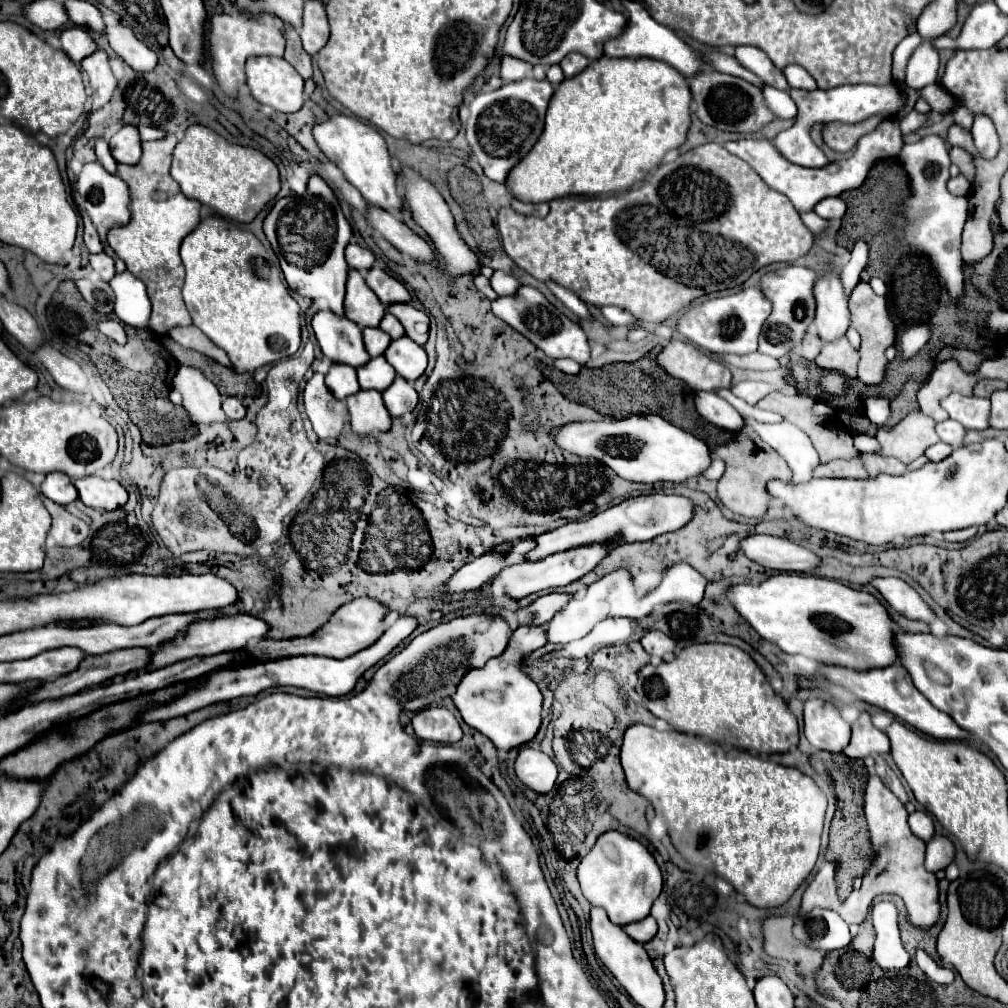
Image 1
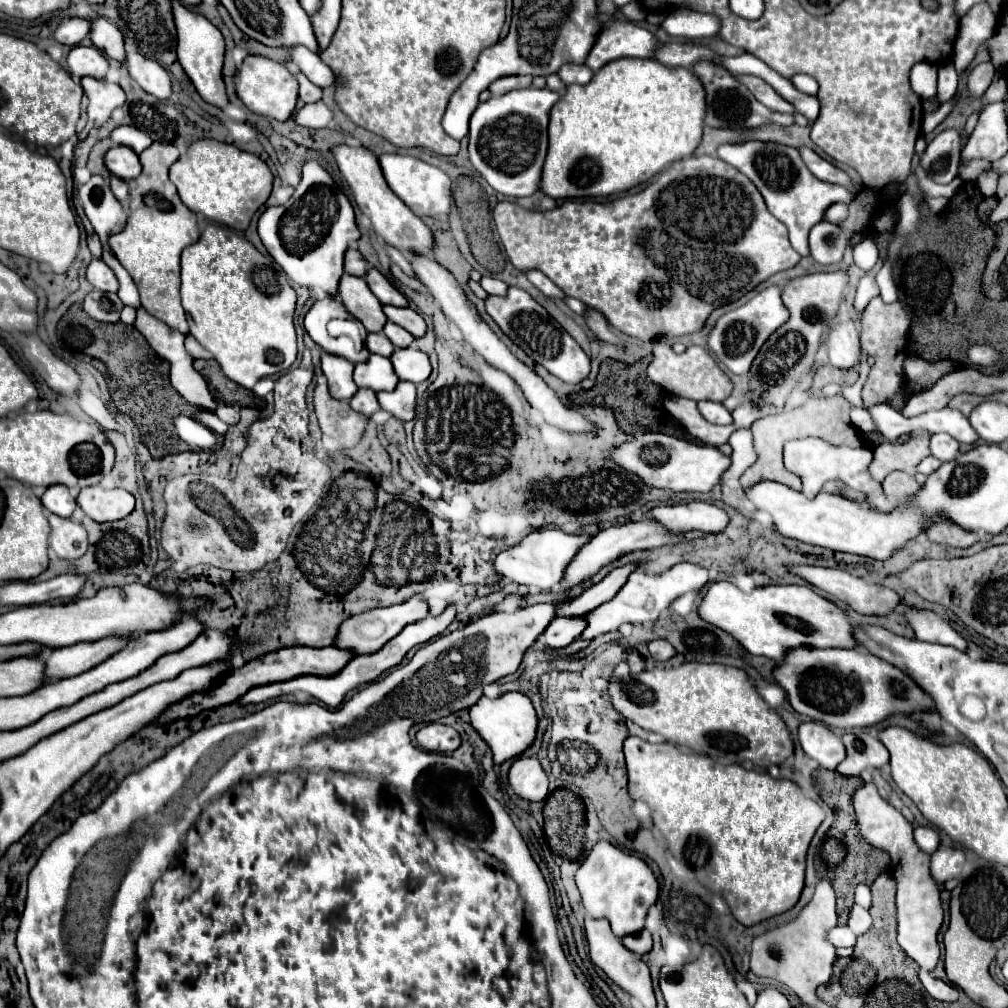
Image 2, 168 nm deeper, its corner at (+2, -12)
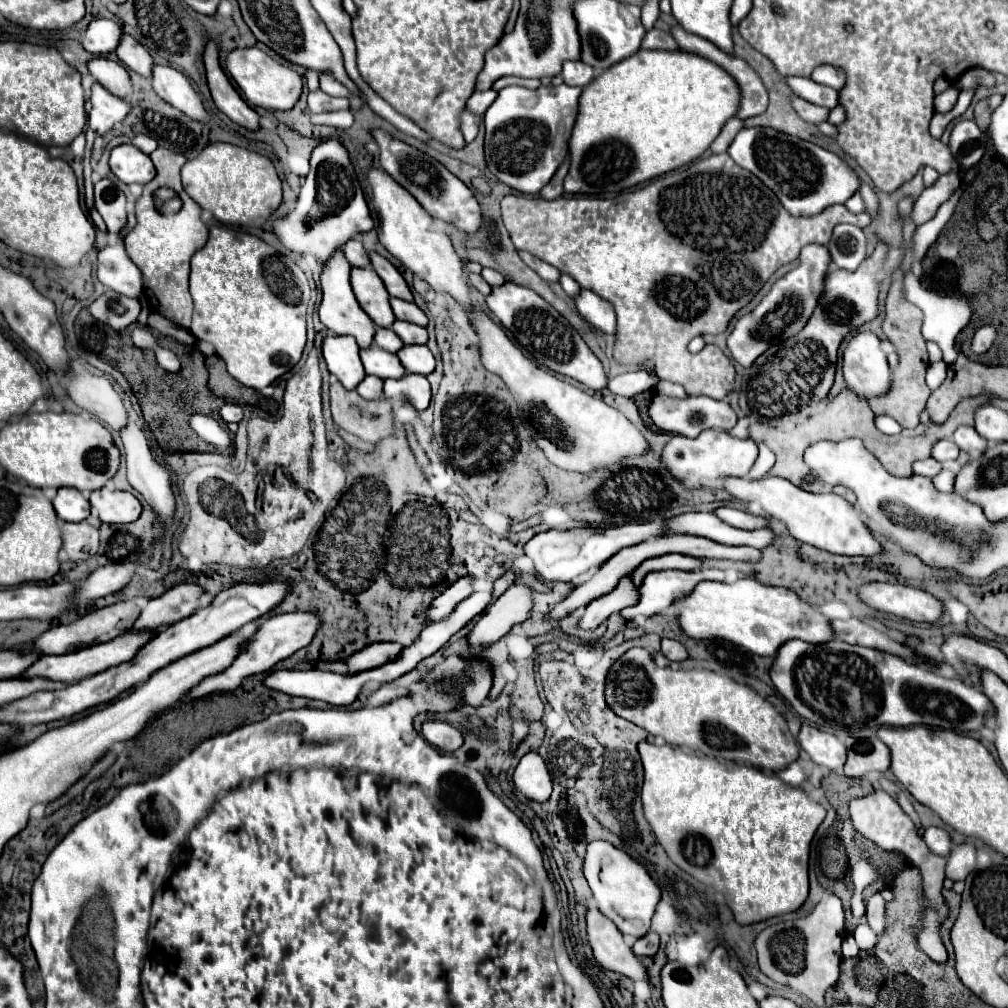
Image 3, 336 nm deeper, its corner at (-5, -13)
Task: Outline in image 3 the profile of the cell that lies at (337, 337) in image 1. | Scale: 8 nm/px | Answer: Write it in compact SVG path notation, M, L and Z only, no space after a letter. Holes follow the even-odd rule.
M338 251L338 253L334 253L334 257L330 257L330 261L326 263L326 269L320 275L322 303L318 307L318 317L320 317L320 323L332 335L352 335L360 349L368 349L372 345L376 327L374 327L374 323L370 323L370 317L362 311L362 307L358 307L358 301L354 299L354 293L350 291L350 269L352 267L346 263L346 257L342 255L342 251Z

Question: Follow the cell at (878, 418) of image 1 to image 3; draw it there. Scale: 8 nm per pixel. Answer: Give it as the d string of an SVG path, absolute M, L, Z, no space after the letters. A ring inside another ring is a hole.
M960 425L960 427L954 431L952 439L954 439L954 443L956 443L962 451L966 451L972 459L980 457L980 455L984 453L984 449L986 449L986 439L982 439L982 437L978 435L978 431L976 431L974 427L970 427L970 425Z

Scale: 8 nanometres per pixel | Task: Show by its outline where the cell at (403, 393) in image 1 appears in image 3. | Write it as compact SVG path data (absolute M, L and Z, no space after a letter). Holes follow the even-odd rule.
M404 375L402 379L386 379L384 395L388 399L406 399L416 411L424 411L430 403L430 383L424 375Z

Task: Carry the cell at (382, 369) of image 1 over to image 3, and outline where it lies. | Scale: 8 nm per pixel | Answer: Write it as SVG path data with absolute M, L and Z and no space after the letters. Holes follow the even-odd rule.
M368 347L360 351L360 357L368 375L376 375L380 379L402 379L406 375L402 361L394 353L382 351L378 347Z

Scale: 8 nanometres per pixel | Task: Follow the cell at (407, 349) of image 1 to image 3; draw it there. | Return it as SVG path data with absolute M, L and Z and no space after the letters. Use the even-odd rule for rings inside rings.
M406 345L398 351L398 357L408 373L430 375L434 371L434 355L426 345Z

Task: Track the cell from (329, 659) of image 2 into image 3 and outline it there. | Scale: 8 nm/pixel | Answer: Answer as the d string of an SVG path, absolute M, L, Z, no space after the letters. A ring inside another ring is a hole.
M372 643L366 645L364 649L352 653L350 657L344 659L346 665L346 673L354 675L358 671L366 671L366 669L374 669L390 659L394 659L394 655L398 655L402 647L398 643Z

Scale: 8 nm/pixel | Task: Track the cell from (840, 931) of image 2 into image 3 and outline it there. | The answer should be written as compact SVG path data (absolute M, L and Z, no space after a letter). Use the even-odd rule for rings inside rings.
M858 925L856 931L854 931L854 939L856 939L860 949L872 949L876 939L878 939L878 935L874 931L870 931L868 925Z

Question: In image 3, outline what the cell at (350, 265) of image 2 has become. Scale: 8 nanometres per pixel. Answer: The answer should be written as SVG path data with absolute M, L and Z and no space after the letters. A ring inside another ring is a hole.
M352 239L350 243L346 243L346 245L342 247L342 251L344 251L344 257L348 259L348 263L350 263L352 267L370 267L370 257L368 257L368 253L364 251L364 247L362 247L360 241Z

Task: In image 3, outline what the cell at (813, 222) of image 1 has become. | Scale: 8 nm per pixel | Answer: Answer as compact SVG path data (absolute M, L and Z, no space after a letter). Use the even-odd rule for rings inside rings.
M836 225L828 251L836 267L854 271L866 259L866 237L856 225Z

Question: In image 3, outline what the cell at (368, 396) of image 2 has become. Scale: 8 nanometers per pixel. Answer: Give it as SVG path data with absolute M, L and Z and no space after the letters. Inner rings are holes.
M368 375L358 387L356 387L358 395L362 395L364 399L382 399L384 393L382 393L382 379L378 377L372 377Z

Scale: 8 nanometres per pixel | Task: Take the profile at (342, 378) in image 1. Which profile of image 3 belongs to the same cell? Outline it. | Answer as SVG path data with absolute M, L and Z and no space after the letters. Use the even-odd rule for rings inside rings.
M328 335L322 343L322 353L326 359L328 371L338 377L344 389L356 389L358 383L366 377L358 357L358 345L354 337Z

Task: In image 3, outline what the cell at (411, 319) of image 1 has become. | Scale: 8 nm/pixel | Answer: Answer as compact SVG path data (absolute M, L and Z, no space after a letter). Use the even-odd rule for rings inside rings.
M392 297L390 305L392 305L392 311L394 311L396 319L408 321L408 323L414 323L414 325L420 325L420 327L428 325L428 317L424 315L424 311L416 303L406 303L402 299Z

